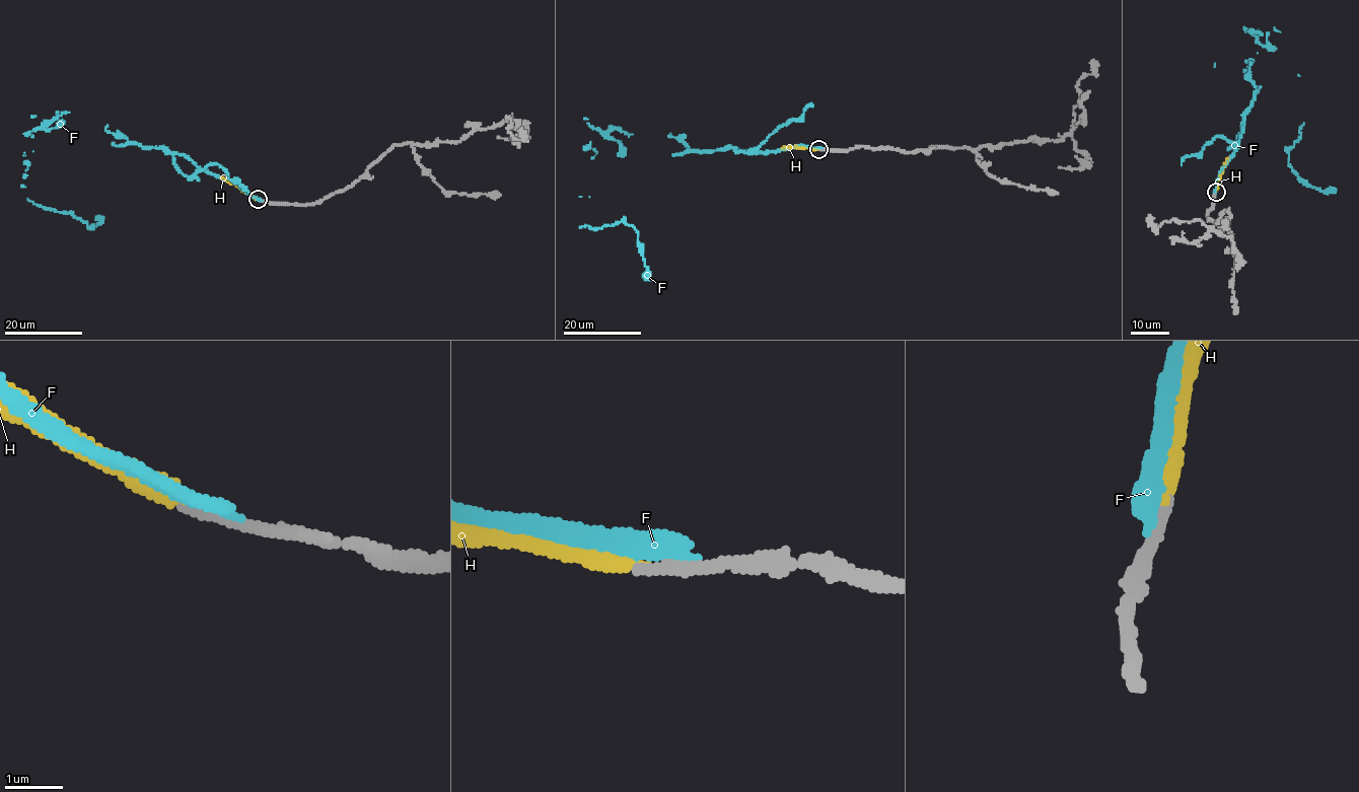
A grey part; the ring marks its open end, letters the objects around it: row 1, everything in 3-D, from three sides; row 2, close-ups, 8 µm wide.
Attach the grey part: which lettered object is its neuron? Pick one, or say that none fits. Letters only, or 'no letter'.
H

